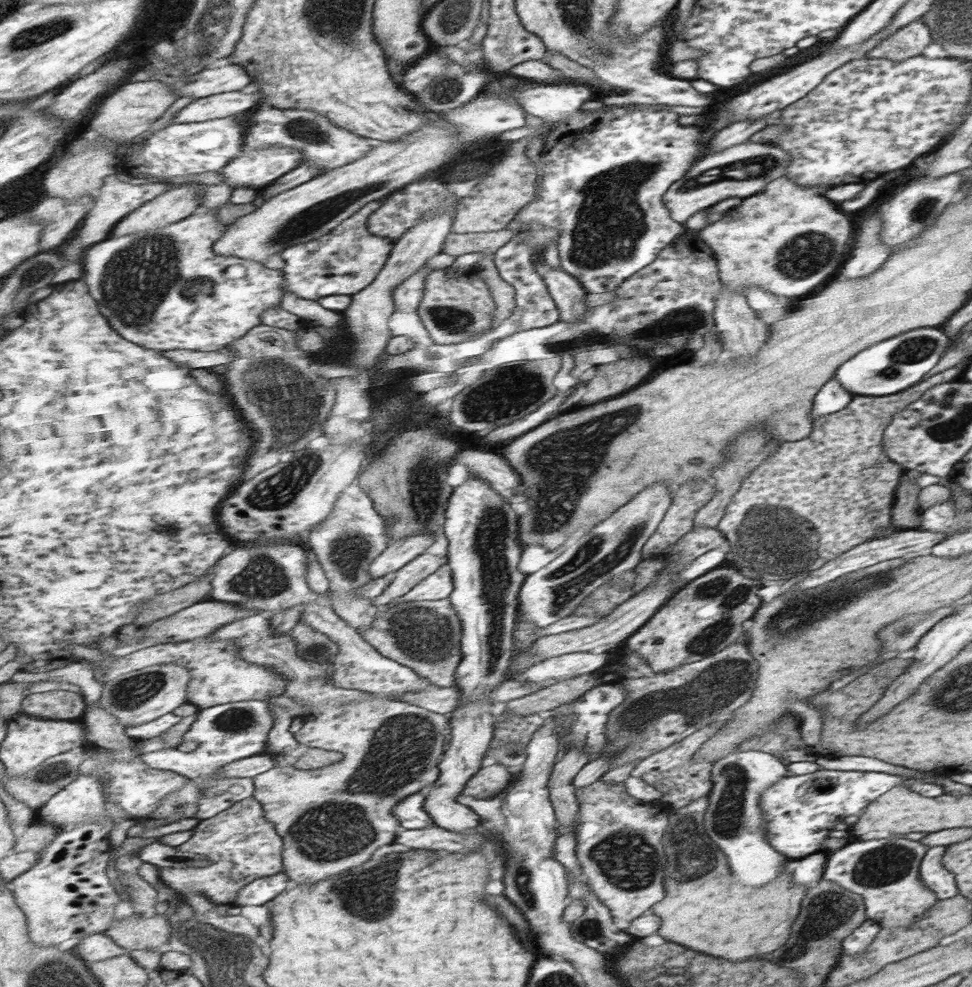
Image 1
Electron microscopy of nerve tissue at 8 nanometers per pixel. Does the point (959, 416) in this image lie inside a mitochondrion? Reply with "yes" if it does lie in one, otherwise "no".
yes

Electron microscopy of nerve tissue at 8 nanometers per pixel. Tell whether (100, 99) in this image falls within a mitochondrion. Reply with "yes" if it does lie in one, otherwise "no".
no

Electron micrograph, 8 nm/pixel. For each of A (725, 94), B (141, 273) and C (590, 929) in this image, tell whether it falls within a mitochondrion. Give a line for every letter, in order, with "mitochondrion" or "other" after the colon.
A: other
B: mitochondrion
C: mitochondrion

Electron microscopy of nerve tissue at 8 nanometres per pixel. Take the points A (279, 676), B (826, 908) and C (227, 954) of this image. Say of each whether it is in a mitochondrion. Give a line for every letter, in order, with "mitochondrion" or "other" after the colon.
A: other
B: mitochondrion
C: mitochondrion

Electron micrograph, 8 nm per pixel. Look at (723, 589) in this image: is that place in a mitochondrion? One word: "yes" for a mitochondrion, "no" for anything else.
yes

